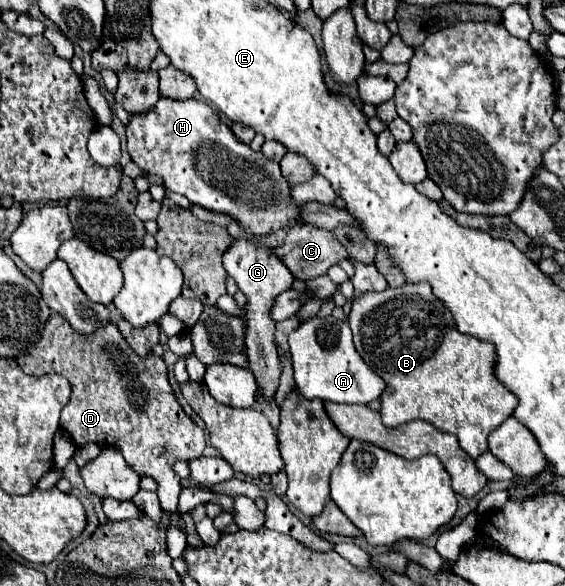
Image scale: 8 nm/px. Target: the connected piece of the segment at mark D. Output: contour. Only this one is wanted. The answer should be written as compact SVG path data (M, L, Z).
M55 314L47 320L41 340L19 354L17 362L33 376L47 372L65 376L71 382L73 394L61 412L61 428L77 446L89 442L117 446L137 474L147 474L157 482L163 512L177 520L179 530L185 530L185 522L177 510L181 484L173 464L199 458L205 448L205 434L185 414L173 388L169 388L163 358L155 354L147 354L145 358L137 356L113 322L103 324L93 334L79 334L61 314Z

